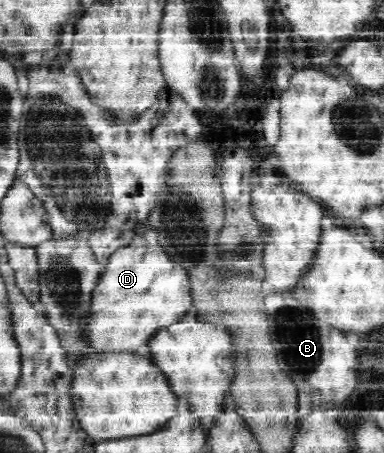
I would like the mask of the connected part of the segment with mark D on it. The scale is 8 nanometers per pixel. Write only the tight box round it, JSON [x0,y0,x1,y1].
[90,234,194,353]

